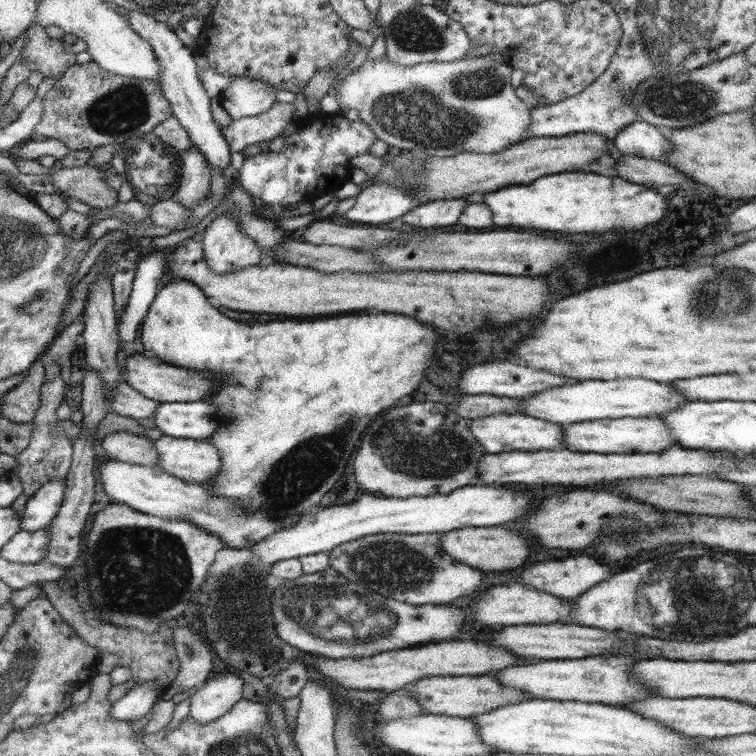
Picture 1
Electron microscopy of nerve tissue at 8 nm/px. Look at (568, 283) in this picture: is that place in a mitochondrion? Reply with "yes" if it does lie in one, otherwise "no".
no

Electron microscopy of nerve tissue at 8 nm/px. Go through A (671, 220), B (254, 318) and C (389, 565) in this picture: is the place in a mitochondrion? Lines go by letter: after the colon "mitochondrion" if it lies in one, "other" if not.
A: other
B: other
C: mitochondrion

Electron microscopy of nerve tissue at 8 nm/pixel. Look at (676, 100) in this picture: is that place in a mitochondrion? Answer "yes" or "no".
yes

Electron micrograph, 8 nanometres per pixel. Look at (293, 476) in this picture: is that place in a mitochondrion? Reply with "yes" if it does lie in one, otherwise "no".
yes

